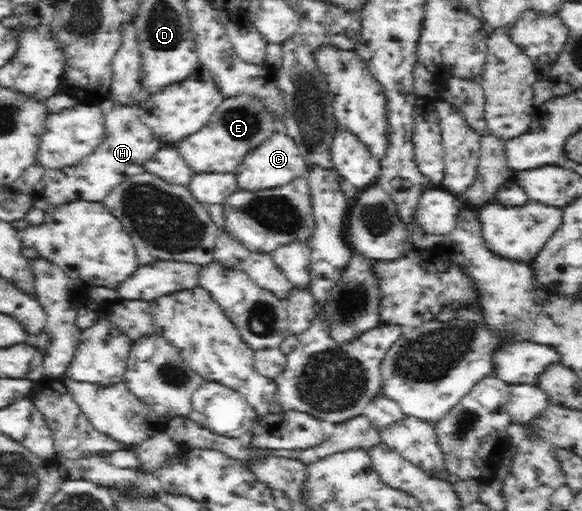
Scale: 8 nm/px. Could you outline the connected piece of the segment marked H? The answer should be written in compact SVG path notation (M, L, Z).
M111 97L98 105L104 116L105 132L95 152L83 157L76 165L67 165L54 171L45 169L41 179L34 185L31 193L34 207L46 214L69 202L102 202L118 184L143 174L146 171L145 164L164 145L160 136L141 121L136 107L121 105Z

